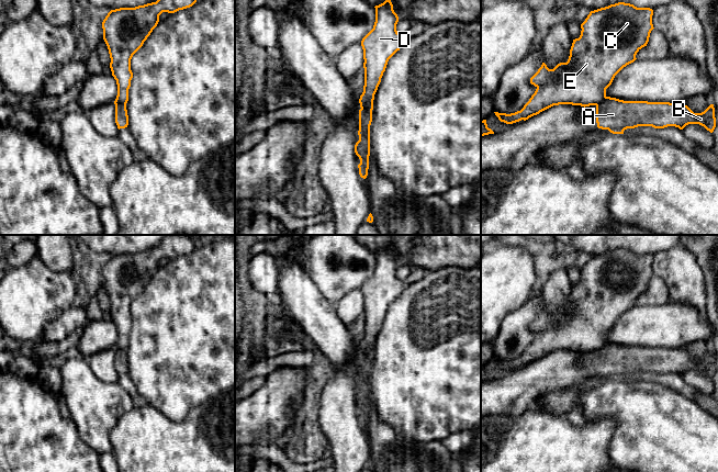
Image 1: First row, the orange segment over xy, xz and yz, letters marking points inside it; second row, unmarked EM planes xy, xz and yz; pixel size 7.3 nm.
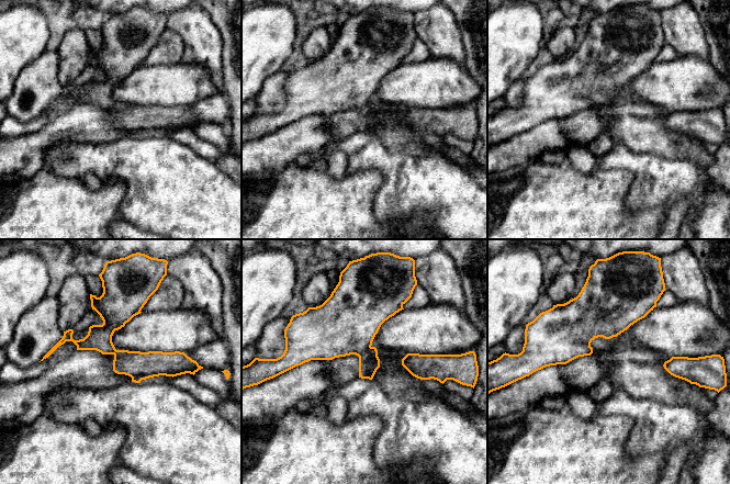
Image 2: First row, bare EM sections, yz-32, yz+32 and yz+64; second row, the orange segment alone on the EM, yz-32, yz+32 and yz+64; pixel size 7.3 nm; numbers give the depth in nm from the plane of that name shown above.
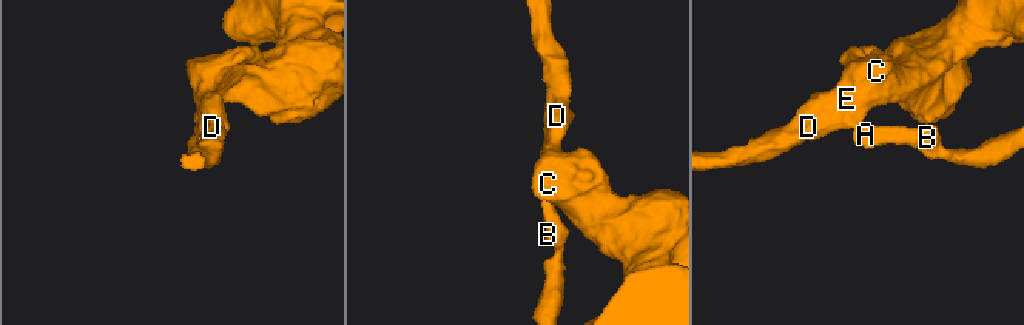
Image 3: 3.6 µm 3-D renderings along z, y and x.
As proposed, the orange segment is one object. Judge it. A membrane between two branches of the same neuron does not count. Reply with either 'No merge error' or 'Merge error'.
Merge error

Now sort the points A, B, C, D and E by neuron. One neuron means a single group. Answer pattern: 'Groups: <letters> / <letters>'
Groups: A B / C D E

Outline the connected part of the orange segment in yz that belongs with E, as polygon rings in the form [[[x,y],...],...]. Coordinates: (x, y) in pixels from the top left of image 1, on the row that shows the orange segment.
[[[618,2],[591,11],[581,24],[581,35],[573,40],[566,63],[549,69],[545,63],[530,78],[537,89],[520,111],[506,114],[494,112],[501,122],[513,124],[539,114],[559,104],[581,106],[598,105],[606,98],[606,89],[615,76],[627,65],[633,63],[637,53],[647,46],[651,31],[653,10],[637,8],[633,4]]]

